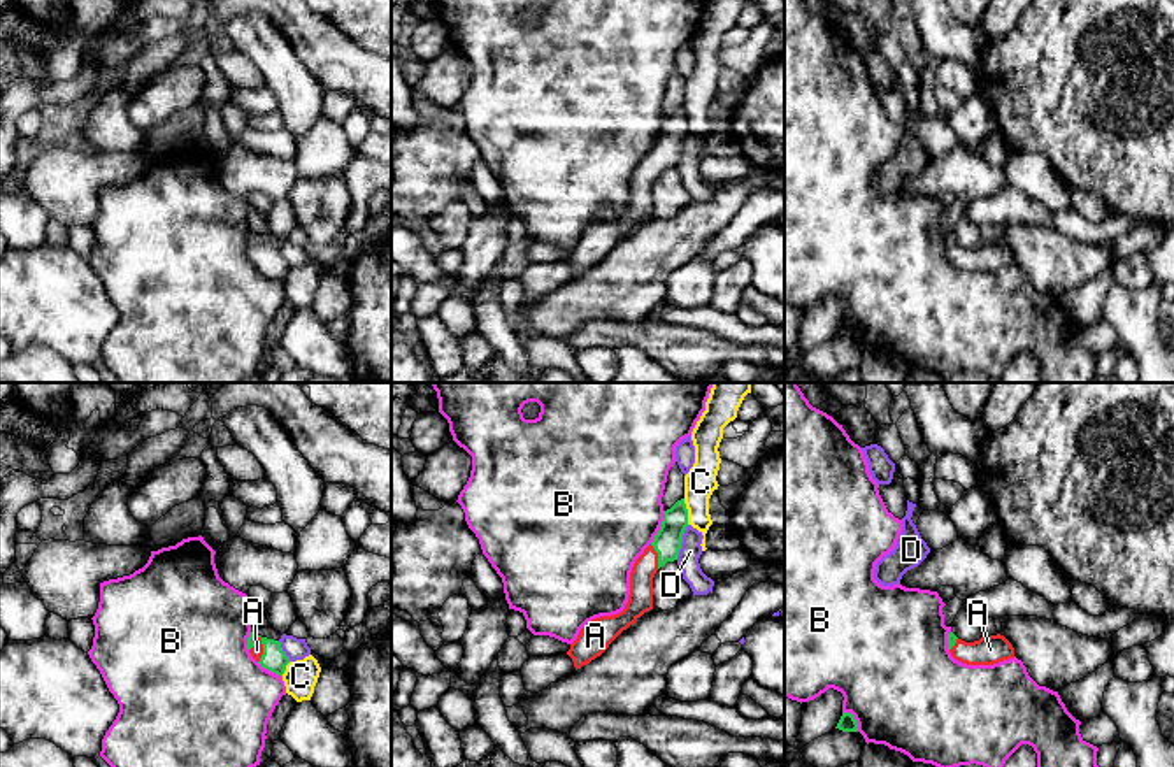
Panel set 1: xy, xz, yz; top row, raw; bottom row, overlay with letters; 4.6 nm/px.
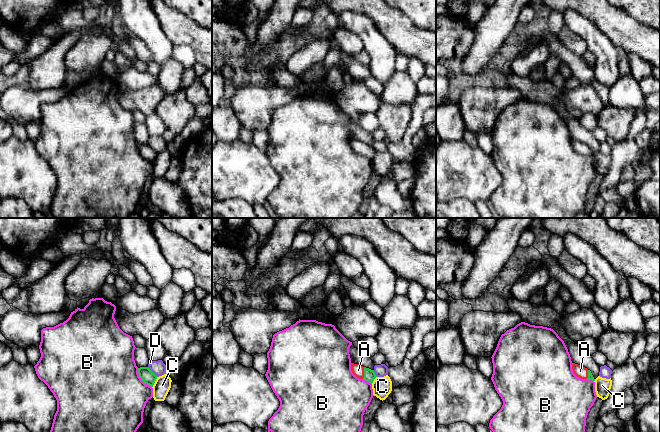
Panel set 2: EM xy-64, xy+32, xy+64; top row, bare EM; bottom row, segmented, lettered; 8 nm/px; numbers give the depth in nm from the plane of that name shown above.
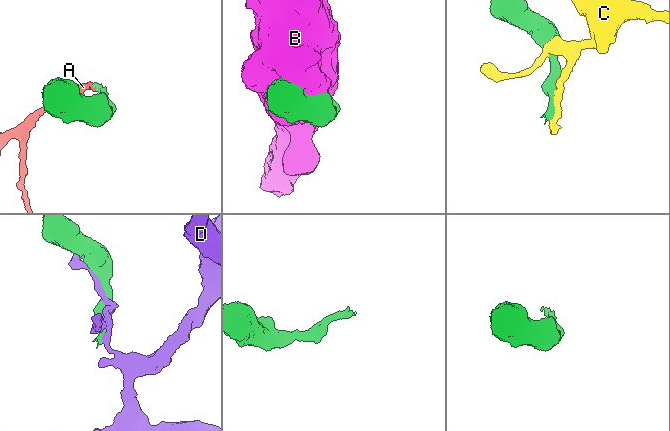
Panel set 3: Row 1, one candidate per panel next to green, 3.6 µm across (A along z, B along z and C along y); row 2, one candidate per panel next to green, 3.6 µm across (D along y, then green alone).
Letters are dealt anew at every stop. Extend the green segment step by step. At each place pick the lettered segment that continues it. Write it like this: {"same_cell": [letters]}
{"same_cell": ["A"]}

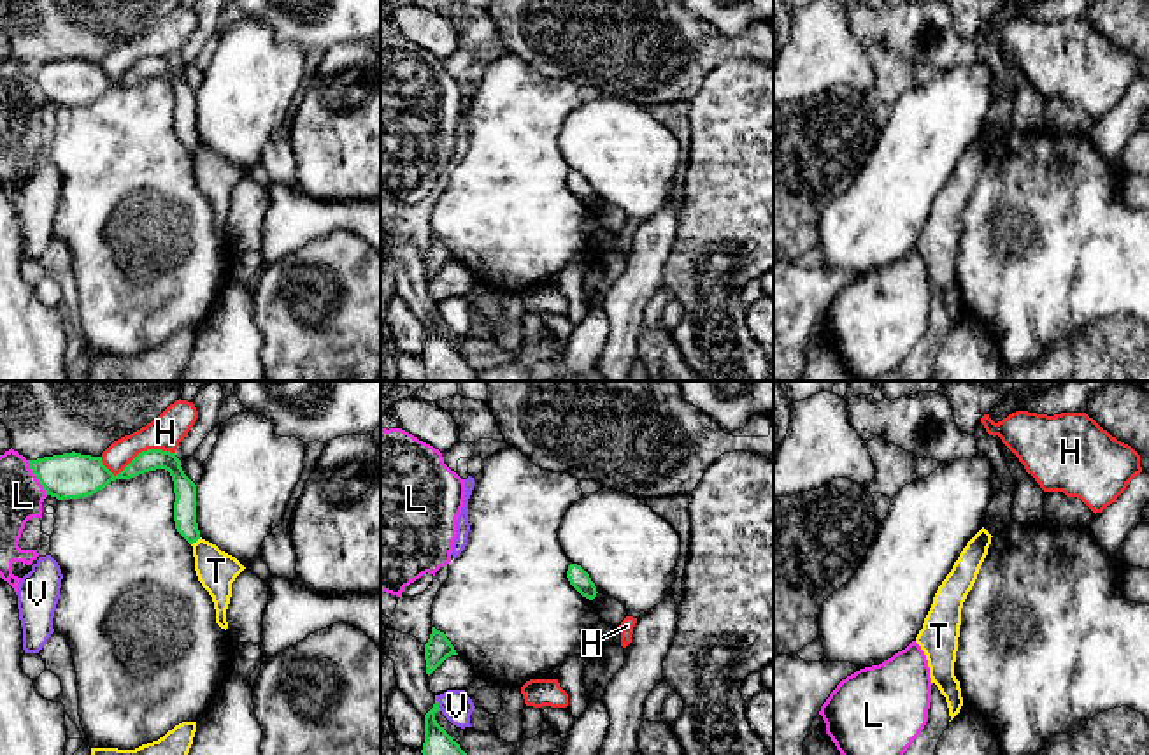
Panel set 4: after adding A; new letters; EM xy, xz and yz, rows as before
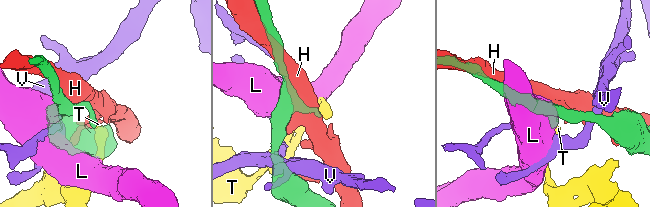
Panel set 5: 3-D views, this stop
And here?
{"same_cell": []}

